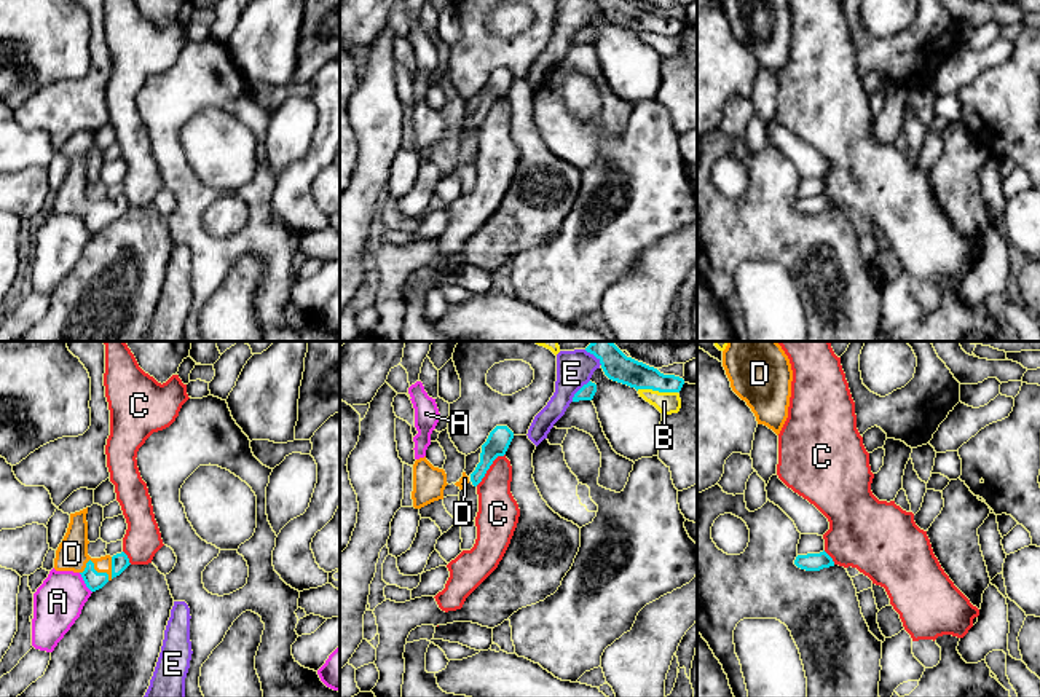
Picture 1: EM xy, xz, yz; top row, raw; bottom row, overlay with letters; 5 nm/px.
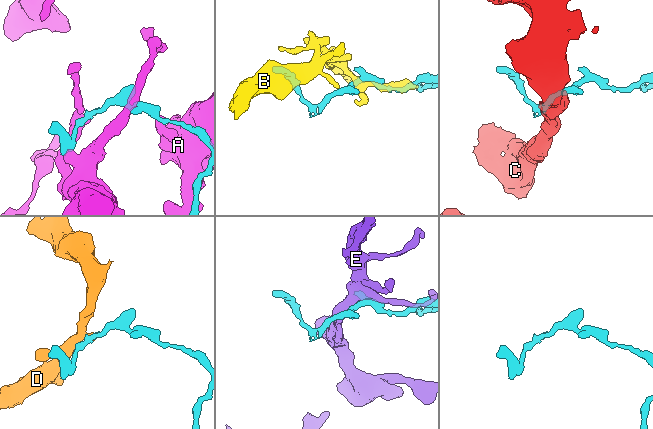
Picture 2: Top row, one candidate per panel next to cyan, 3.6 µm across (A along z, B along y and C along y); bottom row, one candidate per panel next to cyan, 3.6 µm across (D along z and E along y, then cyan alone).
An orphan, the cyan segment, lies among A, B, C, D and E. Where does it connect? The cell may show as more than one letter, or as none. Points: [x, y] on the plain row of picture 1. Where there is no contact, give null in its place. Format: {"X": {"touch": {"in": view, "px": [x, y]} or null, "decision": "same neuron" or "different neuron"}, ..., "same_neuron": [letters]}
{"A": {"touch": {"in": "xy", "px": [85, 225]}, "decision": "different neuron"}, "B": {"touch": {"in": "xz", "px": [657, 32]}, "decision": "different neuron"}, "C": {"touch": {"in": "xz", "px": [488, 110]}, "decision": "different neuron"}, "D": {"touch": {"in": "xy", "px": [99, 216]}, "decision": "same neuron"}, "E": {"touch": {"in": "xz", "px": [578, 34]}, "decision": "different neuron"}, "same_neuron": ["D"]}

